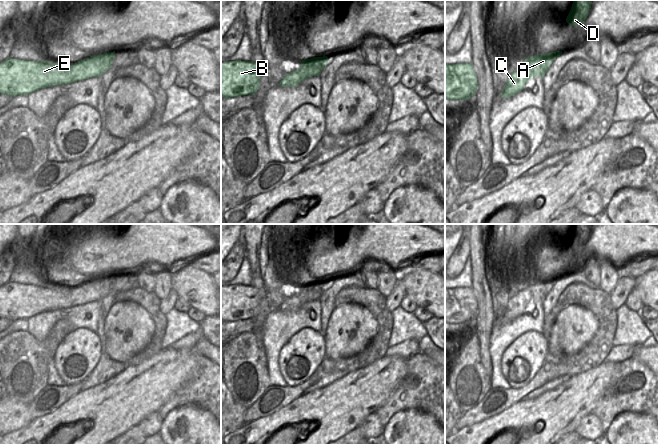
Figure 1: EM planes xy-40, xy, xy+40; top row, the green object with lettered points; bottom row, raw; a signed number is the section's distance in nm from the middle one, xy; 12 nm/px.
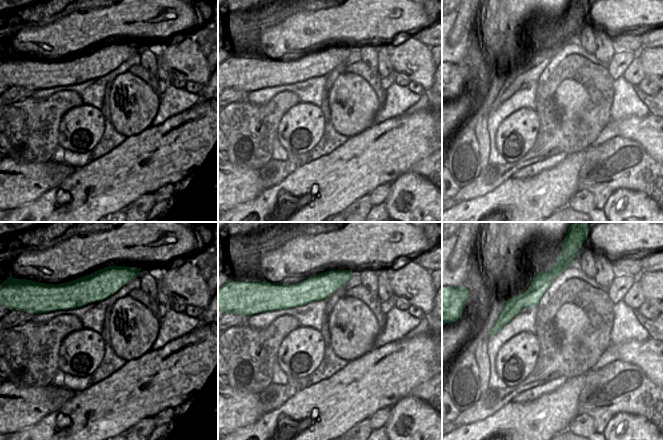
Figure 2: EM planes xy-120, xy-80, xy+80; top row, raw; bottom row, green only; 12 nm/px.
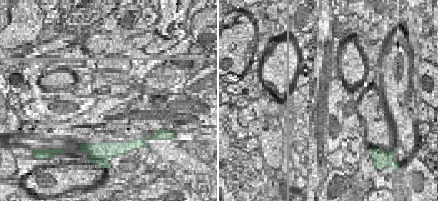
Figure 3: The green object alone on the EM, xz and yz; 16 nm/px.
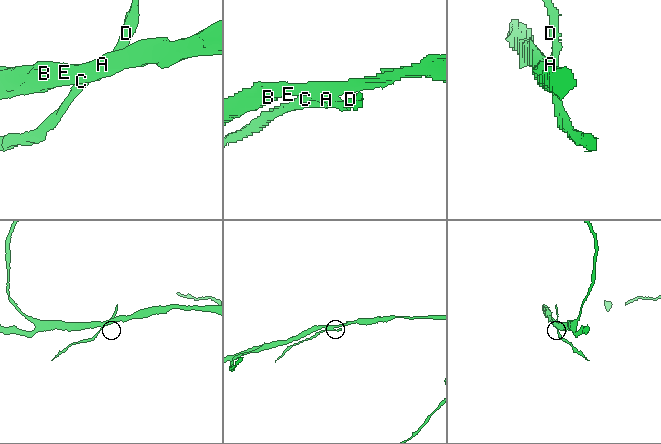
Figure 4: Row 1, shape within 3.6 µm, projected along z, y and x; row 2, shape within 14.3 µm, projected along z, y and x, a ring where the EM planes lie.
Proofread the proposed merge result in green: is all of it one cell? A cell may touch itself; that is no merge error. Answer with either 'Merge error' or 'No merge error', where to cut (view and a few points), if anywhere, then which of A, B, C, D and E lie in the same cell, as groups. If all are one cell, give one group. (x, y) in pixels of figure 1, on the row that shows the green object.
Merge error. Split along xy (324, 56), (318, 62), (323, 67). Groups: A C D / B E

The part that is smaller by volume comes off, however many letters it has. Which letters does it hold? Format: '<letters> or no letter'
A, C, D

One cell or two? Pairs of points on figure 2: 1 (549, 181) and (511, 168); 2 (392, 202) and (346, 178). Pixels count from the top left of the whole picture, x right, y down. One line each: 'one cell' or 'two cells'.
1: two cells
2: two cells

